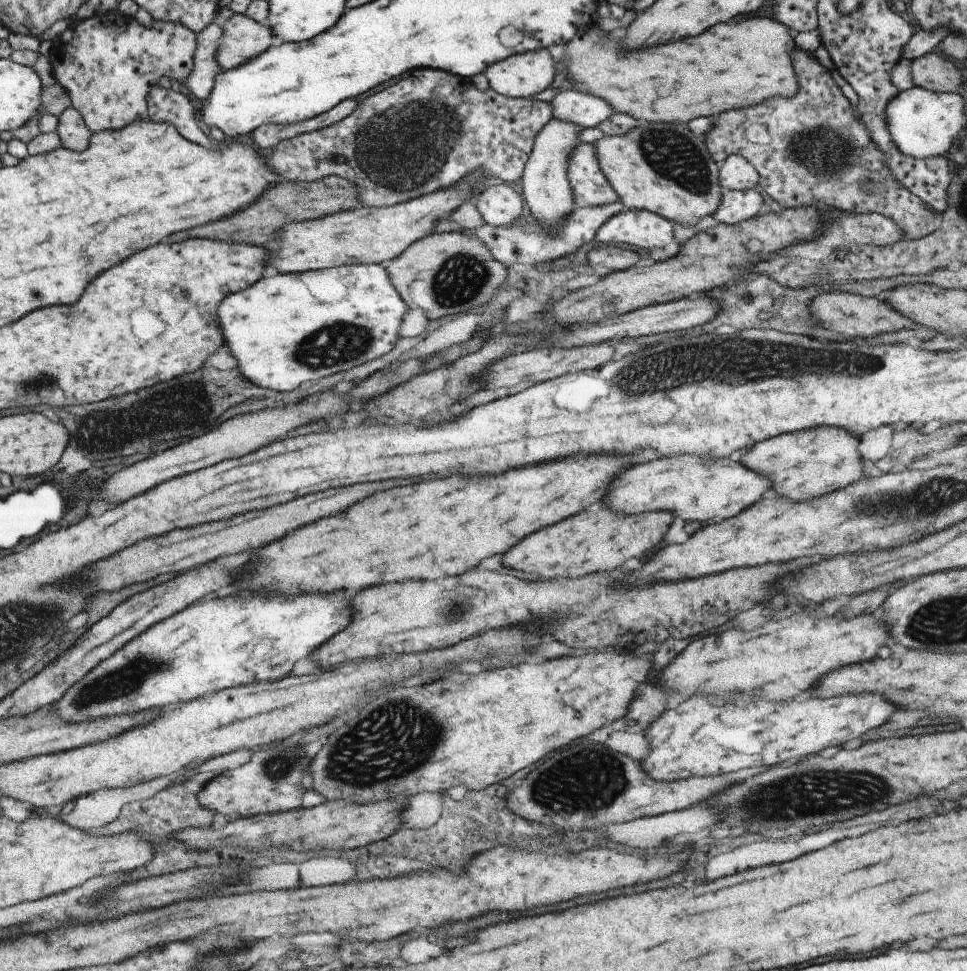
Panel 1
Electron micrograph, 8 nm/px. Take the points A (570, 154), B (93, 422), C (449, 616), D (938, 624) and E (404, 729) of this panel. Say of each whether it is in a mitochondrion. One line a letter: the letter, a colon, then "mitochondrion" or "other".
A: other
B: mitochondrion
C: mitochondrion
D: mitochondrion
E: mitochondrion

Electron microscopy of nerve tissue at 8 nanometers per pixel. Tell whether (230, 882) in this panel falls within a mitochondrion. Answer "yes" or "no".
no

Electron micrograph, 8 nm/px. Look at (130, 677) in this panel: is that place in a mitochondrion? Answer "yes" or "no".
yes

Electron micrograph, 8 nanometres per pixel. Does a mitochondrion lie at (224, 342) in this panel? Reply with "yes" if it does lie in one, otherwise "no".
no

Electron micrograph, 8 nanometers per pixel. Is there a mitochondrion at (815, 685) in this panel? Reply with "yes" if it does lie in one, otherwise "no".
no

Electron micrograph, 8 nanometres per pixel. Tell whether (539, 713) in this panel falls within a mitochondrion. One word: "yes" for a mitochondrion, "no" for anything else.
no

